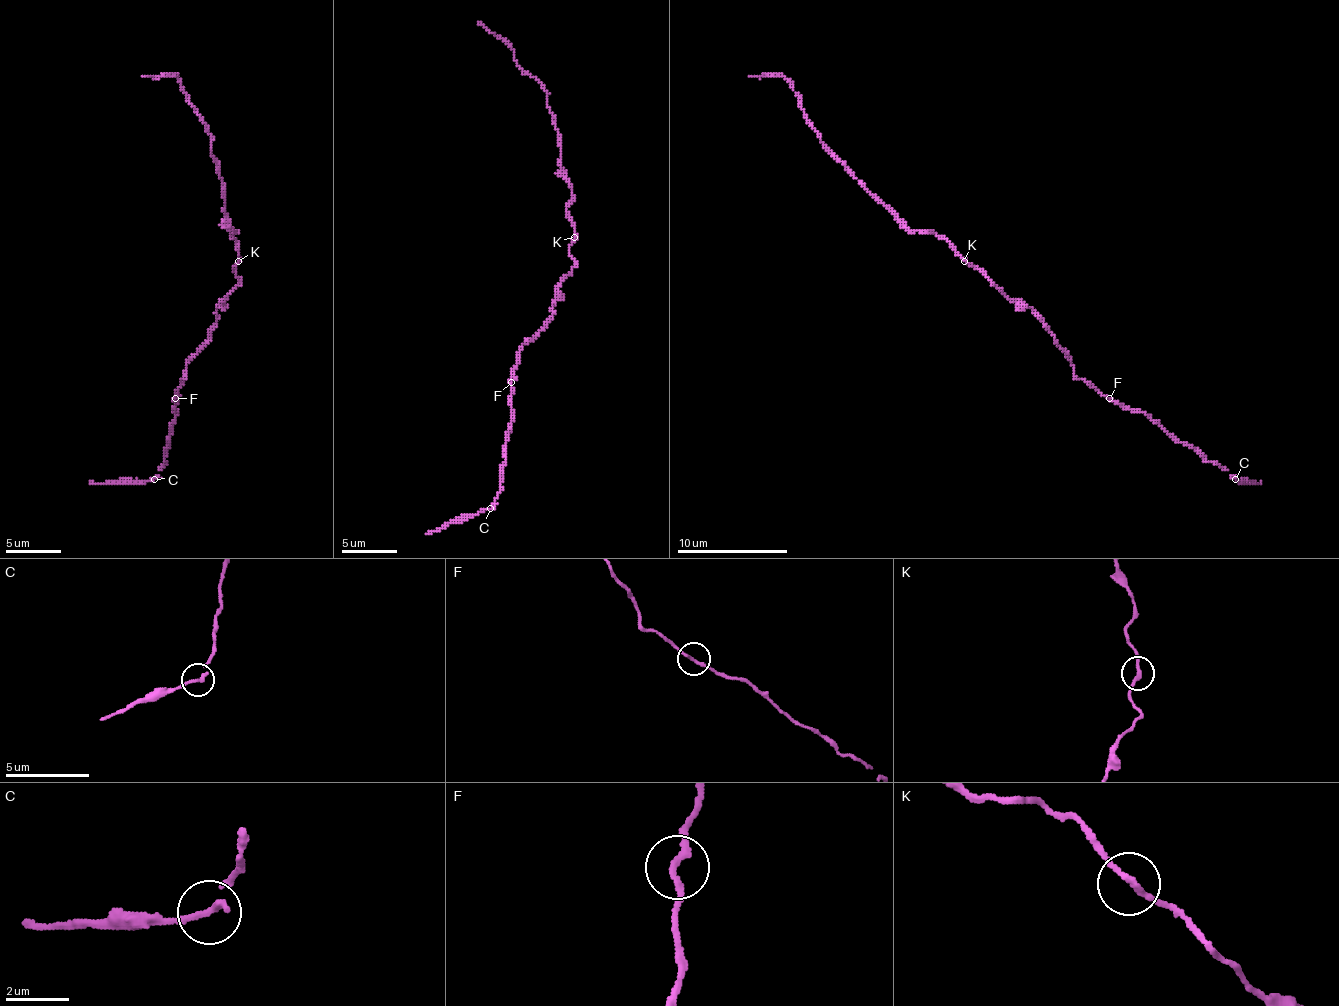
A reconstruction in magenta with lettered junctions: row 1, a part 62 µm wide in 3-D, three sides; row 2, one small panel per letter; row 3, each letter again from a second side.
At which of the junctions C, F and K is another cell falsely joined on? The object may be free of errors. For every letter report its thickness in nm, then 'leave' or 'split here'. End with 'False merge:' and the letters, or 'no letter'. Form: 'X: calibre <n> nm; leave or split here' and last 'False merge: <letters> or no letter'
C: calibre 190 nm; split here
F: calibre 200 nm; leave
K: calibre 190 nm; leave
False merge: C

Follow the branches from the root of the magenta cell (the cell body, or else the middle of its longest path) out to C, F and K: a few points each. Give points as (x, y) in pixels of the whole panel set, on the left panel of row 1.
C: (225, 299), (216, 310), (216, 327), (208, 343), (186, 365), (186, 376), (175, 398), (167, 456), (153, 478)
F: (225, 299), (216, 310), (216, 327), (208, 343), (186, 365), (186, 376), (175, 398)
K: (225, 299), (238, 283), (233, 272), (238, 261)

